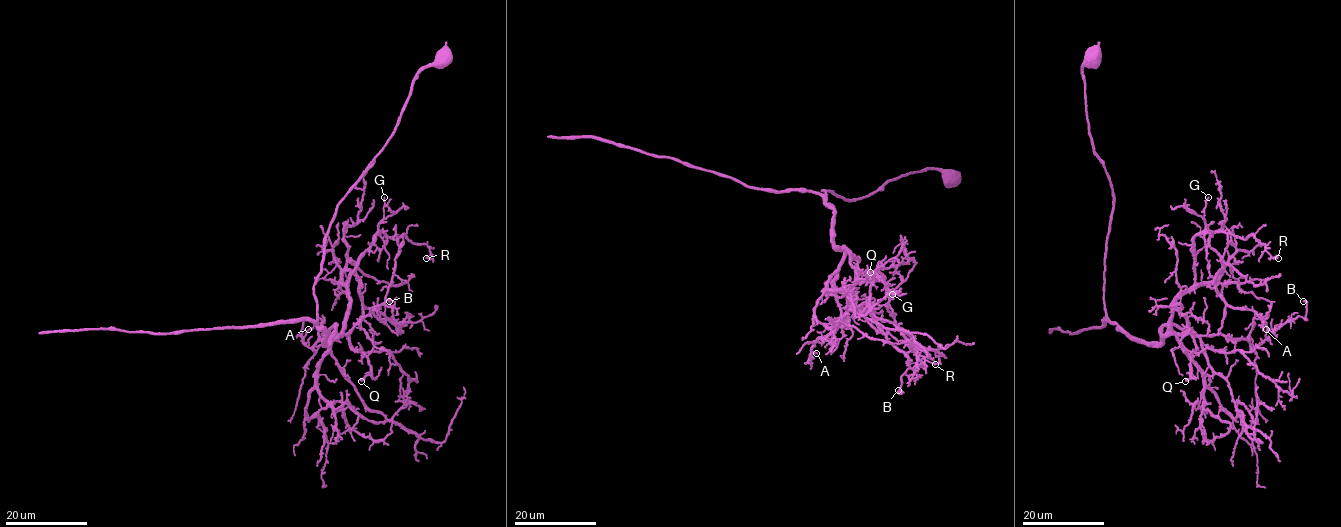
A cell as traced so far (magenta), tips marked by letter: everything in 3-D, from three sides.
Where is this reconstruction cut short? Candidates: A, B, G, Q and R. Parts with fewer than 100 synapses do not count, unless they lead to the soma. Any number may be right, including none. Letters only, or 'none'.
none

